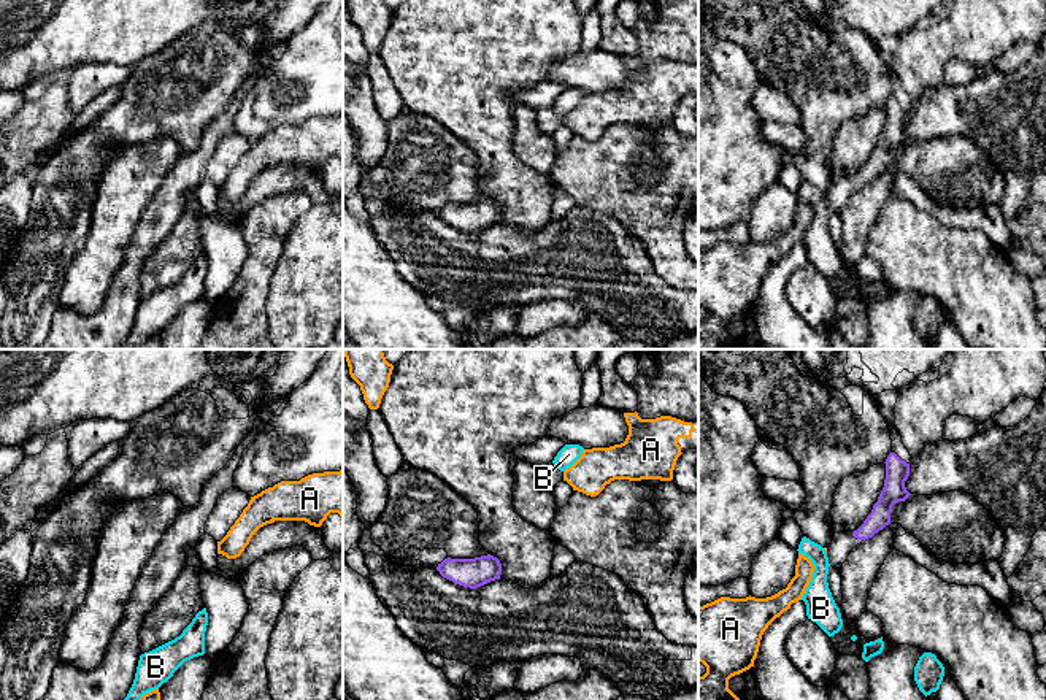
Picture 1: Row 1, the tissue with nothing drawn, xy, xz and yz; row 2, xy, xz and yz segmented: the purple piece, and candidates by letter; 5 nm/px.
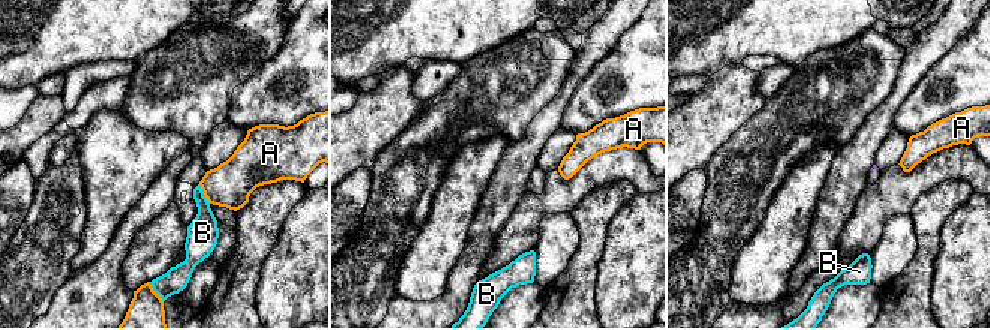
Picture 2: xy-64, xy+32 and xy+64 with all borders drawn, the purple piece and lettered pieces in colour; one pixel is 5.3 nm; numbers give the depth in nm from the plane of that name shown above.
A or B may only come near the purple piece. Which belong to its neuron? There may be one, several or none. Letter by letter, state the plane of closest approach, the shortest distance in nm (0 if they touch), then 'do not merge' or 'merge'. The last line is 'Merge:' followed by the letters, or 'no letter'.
A: view yz; gap 150 nm; do not merge
B: view yz; gap 160 nm; do not merge
Merge: no letter

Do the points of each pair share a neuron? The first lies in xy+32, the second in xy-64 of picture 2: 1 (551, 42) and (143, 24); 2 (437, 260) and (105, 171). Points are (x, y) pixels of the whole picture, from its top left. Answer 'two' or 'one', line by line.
1: two
2: one

